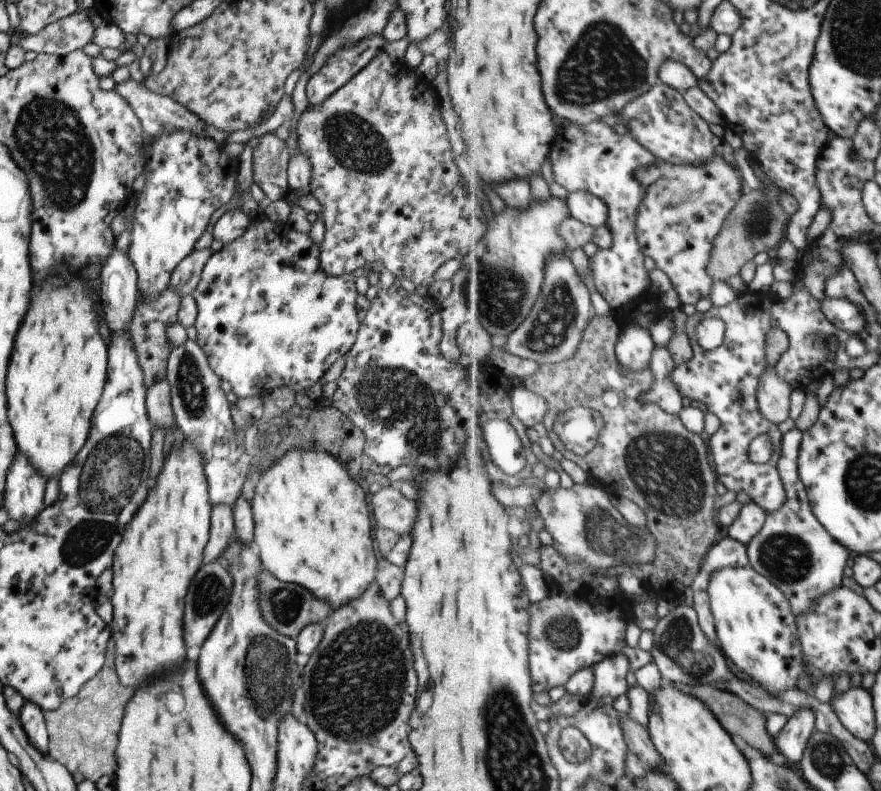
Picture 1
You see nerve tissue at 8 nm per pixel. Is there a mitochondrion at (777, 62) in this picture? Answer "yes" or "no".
no

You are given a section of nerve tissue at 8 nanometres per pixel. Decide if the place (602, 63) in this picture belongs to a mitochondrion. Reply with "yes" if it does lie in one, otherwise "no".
yes

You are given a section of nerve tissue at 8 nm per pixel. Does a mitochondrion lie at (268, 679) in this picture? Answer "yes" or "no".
yes

